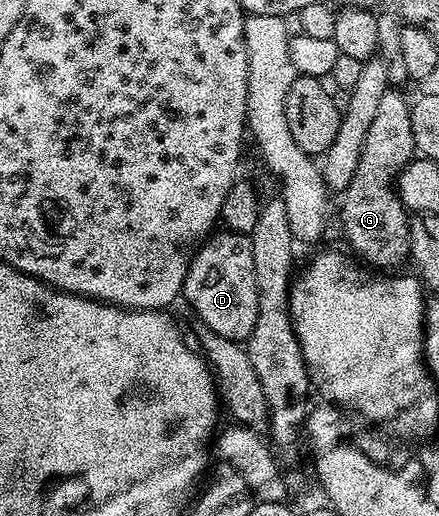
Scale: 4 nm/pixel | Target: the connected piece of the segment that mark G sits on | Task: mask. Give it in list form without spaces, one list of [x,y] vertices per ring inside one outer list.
[[[397,89],[386,91],[376,108],[376,114],[367,137],[365,137],[362,154],[358,161],[357,169],[349,183],[348,187],[342,192],[341,198],[341,225],[343,233],[351,245],[352,249],[360,256],[366,264],[377,269],[387,269],[383,267],[397,267],[403,261],[404,263],[410,256],[410,218],[409,213],[400,201],[398,192],[392,185],[393,180],[398,173],[405,168],[412,159],[414,159],[416,150],[413,141],[412,117],[408,100],[400,94]]]

